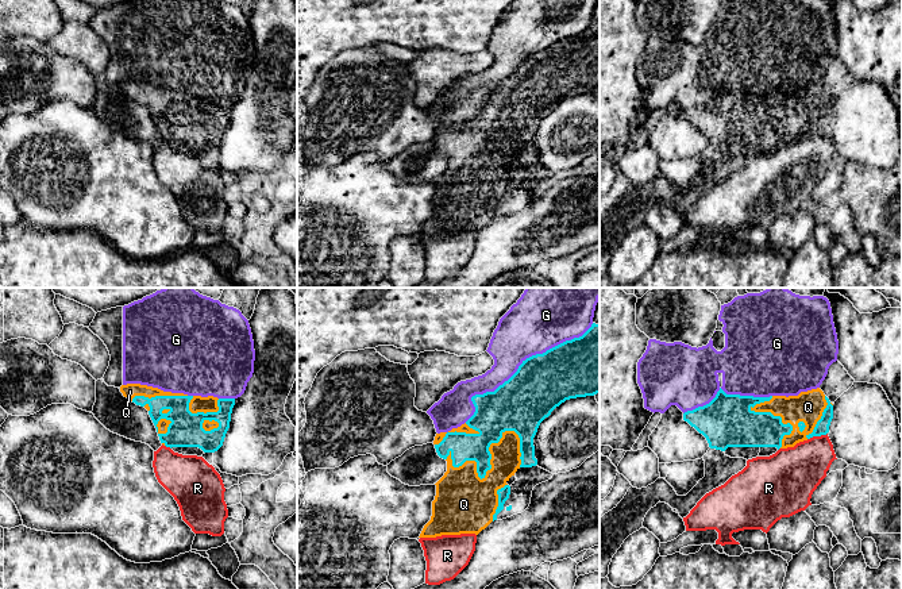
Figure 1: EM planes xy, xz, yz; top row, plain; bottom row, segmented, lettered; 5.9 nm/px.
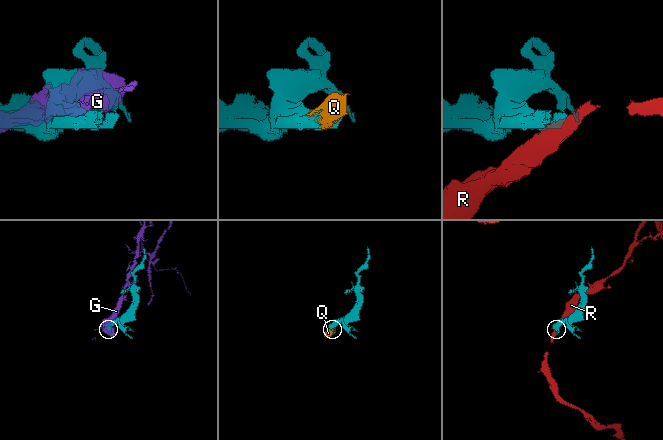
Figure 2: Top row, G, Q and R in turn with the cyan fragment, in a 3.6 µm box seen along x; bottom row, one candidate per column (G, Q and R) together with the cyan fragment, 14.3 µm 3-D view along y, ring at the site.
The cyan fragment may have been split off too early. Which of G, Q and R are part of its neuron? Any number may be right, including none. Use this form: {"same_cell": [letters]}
{"same_cell": ["Q"]}

